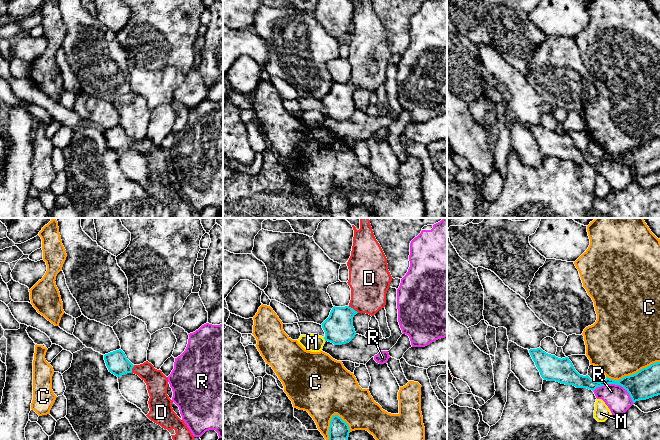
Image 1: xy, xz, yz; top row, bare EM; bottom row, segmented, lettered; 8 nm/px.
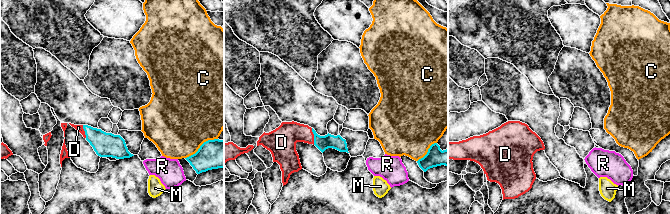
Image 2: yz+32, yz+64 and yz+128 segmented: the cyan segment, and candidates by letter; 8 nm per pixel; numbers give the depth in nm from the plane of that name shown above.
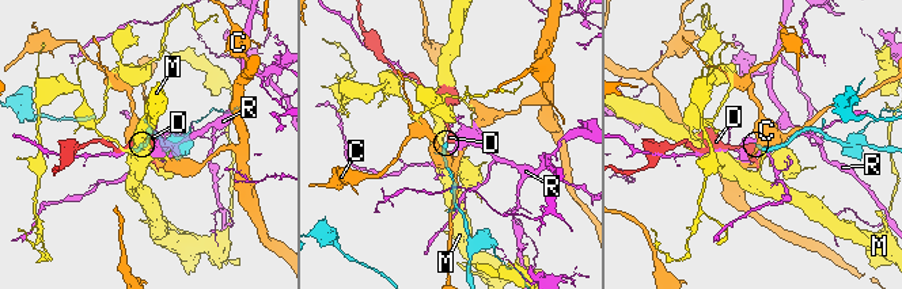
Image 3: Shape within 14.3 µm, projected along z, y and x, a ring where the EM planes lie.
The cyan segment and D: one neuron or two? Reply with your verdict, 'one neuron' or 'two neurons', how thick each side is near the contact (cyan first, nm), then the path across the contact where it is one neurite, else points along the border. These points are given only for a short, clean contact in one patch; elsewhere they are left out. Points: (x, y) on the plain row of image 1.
one neuron; calibres 240 and 320 nm; way xz (338, 103), (340, 96), (352, 84), (368, 68), (369, 58)

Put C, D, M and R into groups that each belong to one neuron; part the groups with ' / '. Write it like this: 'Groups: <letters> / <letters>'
Groups: C / D / M / R

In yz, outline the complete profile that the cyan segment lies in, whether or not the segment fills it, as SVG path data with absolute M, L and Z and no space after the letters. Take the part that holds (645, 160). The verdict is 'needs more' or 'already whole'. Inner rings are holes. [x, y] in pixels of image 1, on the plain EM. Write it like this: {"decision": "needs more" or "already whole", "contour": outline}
{"decision": "already whole", "contour": "M541 124L530 125L529 129L541 153L547 157L556 157L592 167L608 160L620 161L629 169L633 179L660 171L660 138L653 139L619 157L606 153L605 156L598 158L588 151L580 151L568 133L561 135L546 129Z"}

